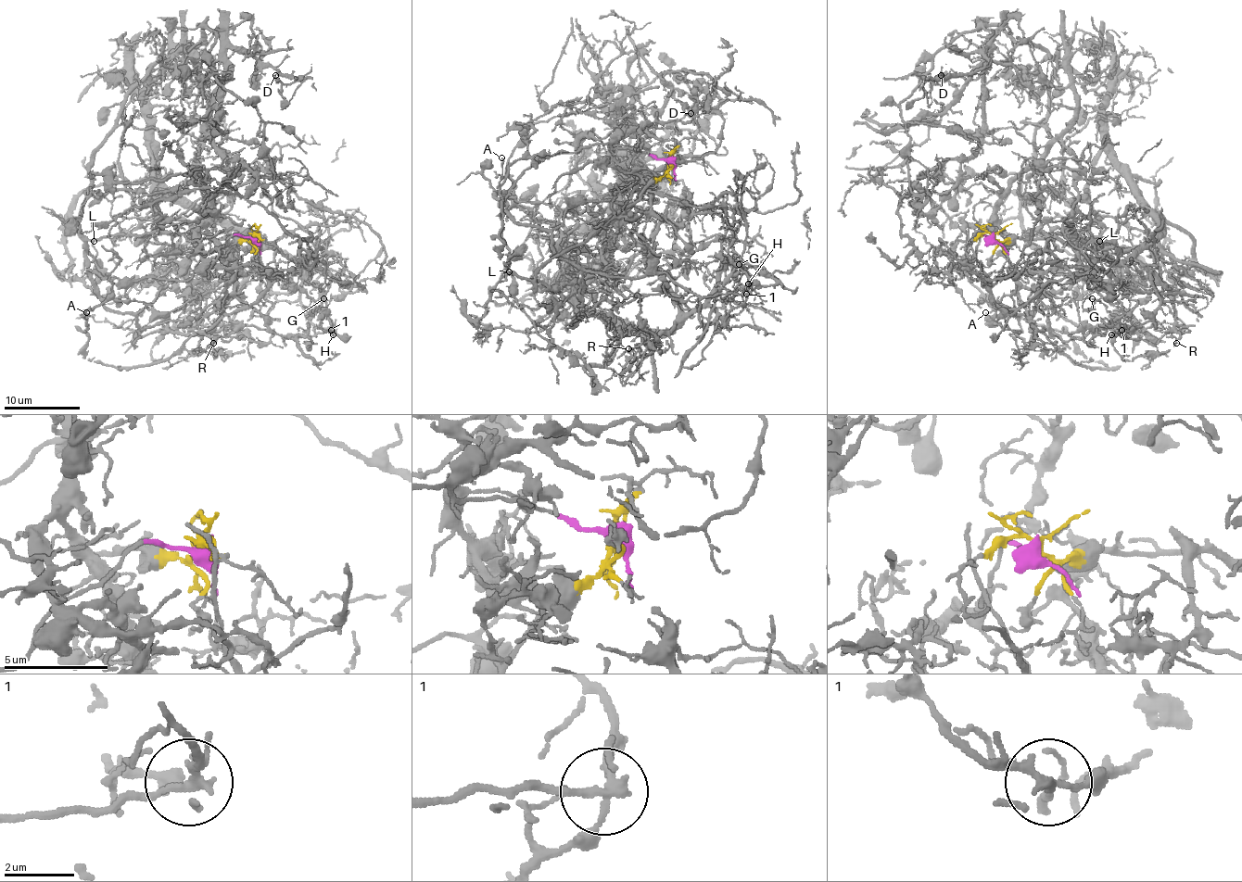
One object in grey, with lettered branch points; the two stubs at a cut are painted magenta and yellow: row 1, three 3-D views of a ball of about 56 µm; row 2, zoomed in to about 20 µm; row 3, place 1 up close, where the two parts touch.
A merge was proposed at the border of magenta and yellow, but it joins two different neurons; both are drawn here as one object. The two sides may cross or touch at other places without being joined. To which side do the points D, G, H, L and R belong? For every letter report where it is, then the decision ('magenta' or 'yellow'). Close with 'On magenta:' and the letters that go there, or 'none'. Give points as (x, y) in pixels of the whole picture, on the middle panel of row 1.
D: at (690, 113); yellow
G: at (739, 264); yellow
H: at (748, 283); yellow
L: at (509, 271); magenta
R: at (628, 348); yellow
On magenta: L

